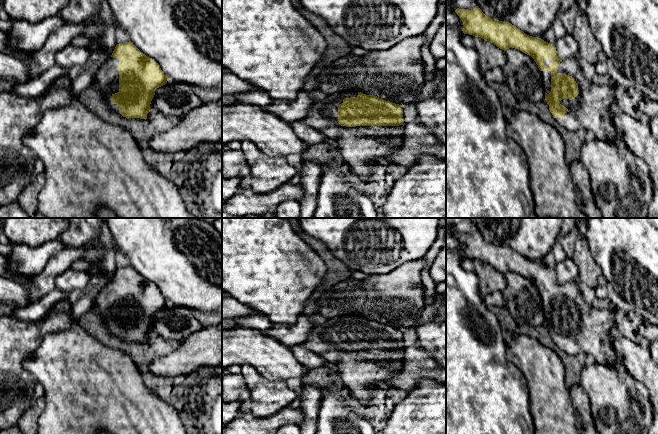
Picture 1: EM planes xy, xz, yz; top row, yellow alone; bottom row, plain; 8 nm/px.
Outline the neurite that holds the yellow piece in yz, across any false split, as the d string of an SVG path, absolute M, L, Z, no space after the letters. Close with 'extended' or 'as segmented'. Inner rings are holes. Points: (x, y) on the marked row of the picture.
M478 6L473 10L457 8L455 12L463 22L464 34L481 37L504 51L509 48L518 49L534 59L542 74L545 100L557 124L573 132L587 131L591 137L604 141L615 143L621 141L612 120L614 111L611 109L611 105L616 101L617 88L615 86L594 84L584 76L576 57L560 60L554 44L538 37L529 36L509 22L487 17Z; extended

